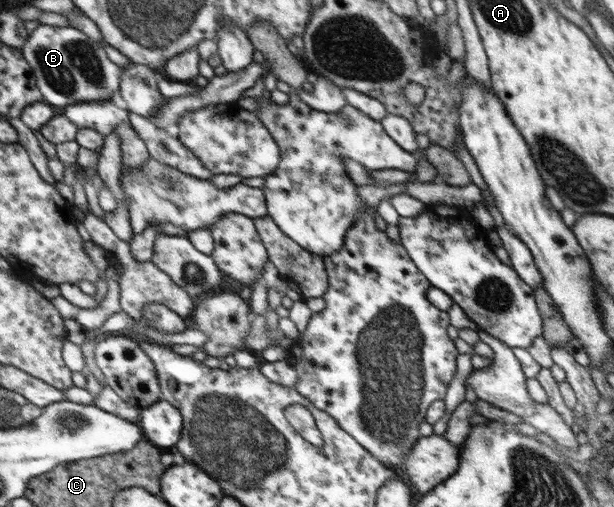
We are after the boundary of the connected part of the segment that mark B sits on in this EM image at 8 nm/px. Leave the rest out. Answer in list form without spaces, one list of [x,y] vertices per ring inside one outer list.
[[[37,23],[21,51],[34,71],[44,101],[49,105],[65,107],[78,101],[104,101],[120,91],[122,67],[108,58],[102,40],[92,40],[73,25],[59,27]]]

